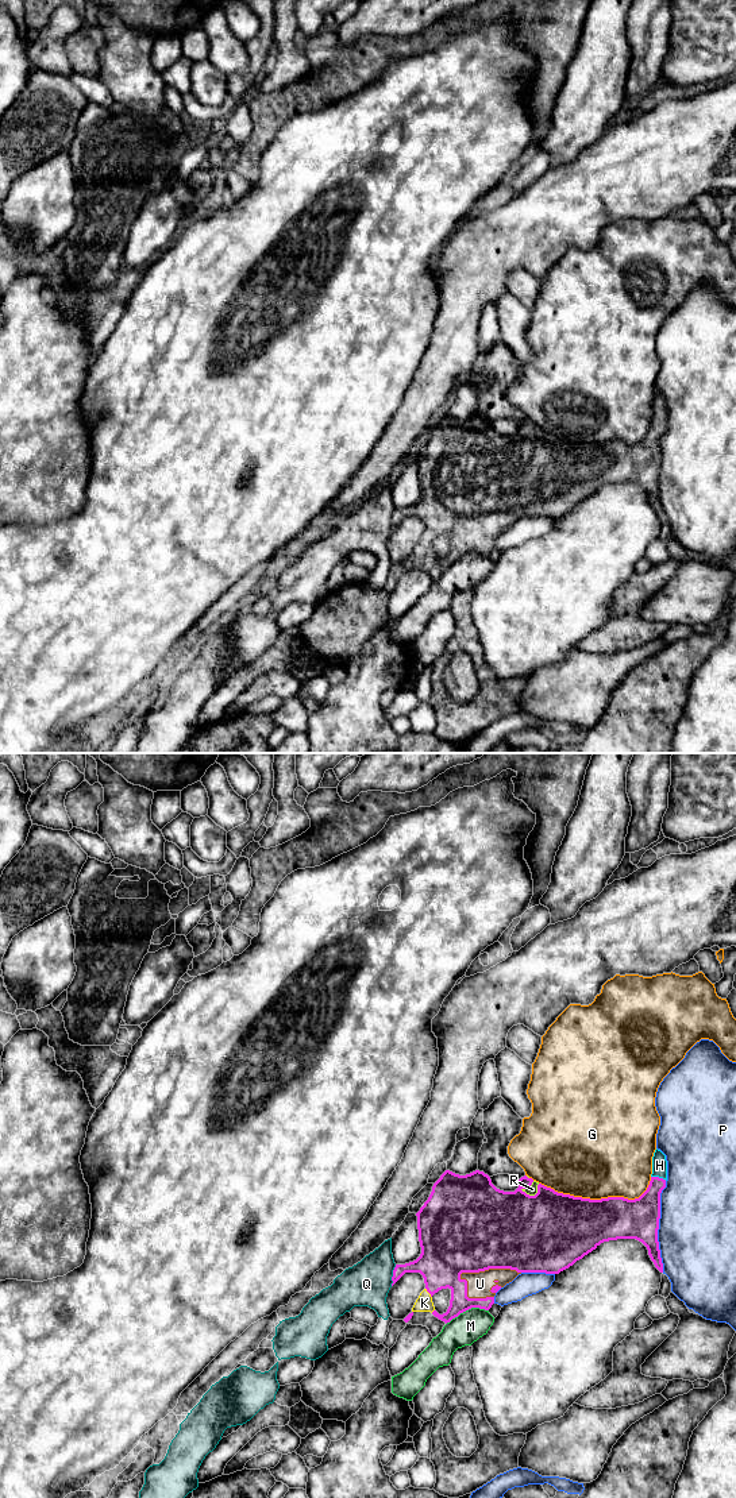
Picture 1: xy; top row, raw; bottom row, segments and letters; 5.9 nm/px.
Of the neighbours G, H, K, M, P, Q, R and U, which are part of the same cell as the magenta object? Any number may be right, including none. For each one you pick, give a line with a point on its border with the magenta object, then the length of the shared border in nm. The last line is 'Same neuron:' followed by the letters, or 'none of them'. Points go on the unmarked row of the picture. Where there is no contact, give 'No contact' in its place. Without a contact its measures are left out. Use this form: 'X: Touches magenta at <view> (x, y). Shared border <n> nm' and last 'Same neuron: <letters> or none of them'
H: Touches magenta at xy (658, 421). Shared border 100 nm
K: Touches magenta at xy (428, 536). Shared border 70 nm
R: Touches magenta at xy (532, 440). Shared border 120 nm
U: Touches magenta at xy (488, 513). Shared border 380 nm
Same neuron: H, K, R, U

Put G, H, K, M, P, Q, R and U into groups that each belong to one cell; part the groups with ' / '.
G / H K R U / M / P / Q

